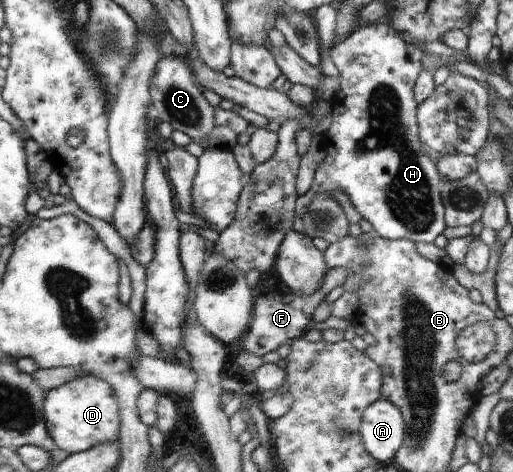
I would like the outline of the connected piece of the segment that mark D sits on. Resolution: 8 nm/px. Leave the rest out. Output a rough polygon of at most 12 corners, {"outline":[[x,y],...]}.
{"outline":[[75,377],[48,391],[43,419],[69,455],[118,439],[115,391]]}

